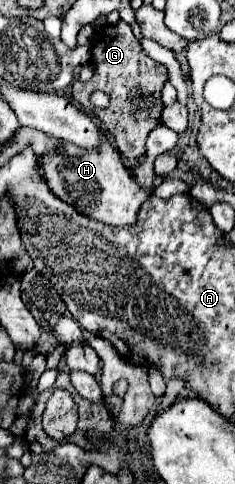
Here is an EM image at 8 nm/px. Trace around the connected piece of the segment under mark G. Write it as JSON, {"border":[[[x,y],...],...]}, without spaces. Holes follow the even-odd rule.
{"border":[[[120,20],[116,26],[104,26],[104,30],[98,32],[92,46],[92,66],[94,76],[88,82],[72,82],[72,100],[82,104],[88,114],[96,116],[104,124],[122,156],[130,160],[144,156],[144,142],[148,134],[160,124],[160,112],[164,108],[160,90],[168,80],[166,68],[146,54],[146,50],[134,38],[132,28],[124,20]],[[94,90],[104,90],[110,96],[110,106],[106,110],[94,108],[90,104],[88,98]]]}

